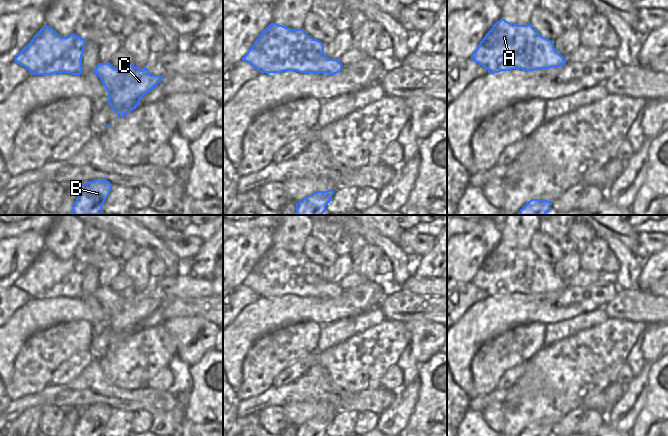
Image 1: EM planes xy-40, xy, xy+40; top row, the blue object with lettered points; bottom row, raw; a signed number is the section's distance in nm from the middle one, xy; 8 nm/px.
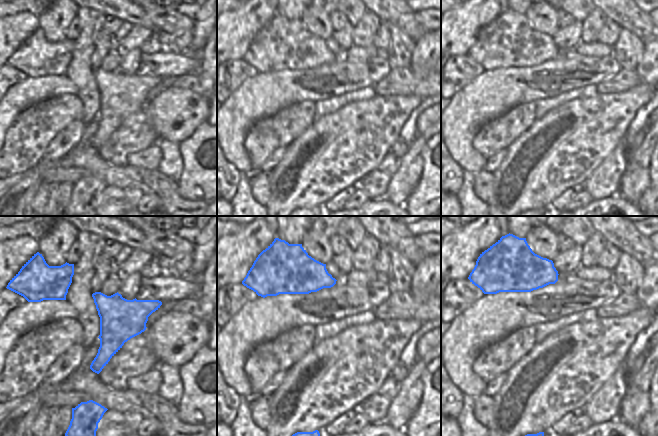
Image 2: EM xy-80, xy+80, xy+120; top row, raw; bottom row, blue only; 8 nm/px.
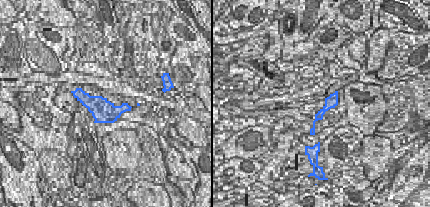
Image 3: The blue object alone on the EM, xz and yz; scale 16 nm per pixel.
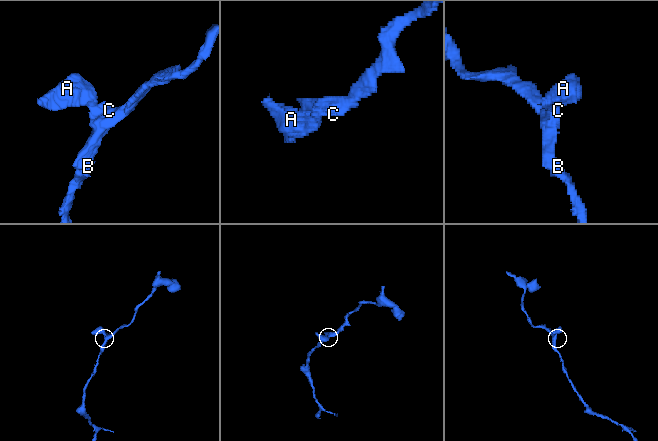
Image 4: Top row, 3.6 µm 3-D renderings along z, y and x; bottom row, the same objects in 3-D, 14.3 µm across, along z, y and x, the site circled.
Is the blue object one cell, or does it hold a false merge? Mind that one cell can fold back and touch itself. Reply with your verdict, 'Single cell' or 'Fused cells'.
Single cell.

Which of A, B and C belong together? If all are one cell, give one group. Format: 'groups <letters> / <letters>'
groups A B C

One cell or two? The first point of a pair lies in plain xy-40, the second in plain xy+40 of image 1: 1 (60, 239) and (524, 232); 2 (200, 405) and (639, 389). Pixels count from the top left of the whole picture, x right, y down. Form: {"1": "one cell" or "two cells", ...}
{"1": "one cell", "2": "two cells"}

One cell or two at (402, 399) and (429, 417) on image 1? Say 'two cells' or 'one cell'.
two cells

